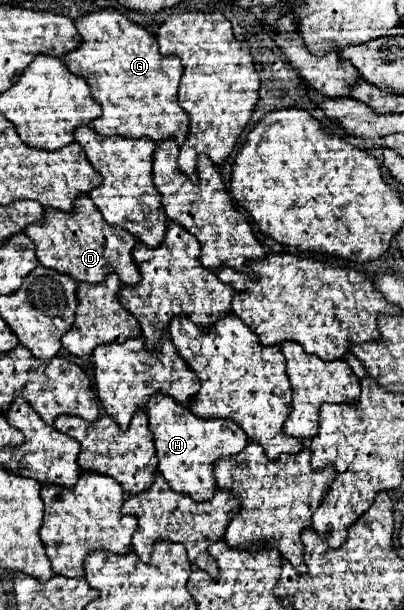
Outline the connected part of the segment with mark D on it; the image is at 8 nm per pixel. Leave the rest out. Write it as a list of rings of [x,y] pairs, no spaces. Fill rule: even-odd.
[[[79,194],[75,198],[71,212],[45,208],[39,224],[27,226],[25,234],[35,242],[37,258],[43,266],[69,274],[79,282],[95,284],[101,282],[109,272],[117,272],[123,284],[135,284],[141,278],[131,256],[131,250],[137,242],[135,236],[131,236],[131,232],[123,232],[123,228],[111,228],[111,224],[99,216],[99,210],[87,194]]]

